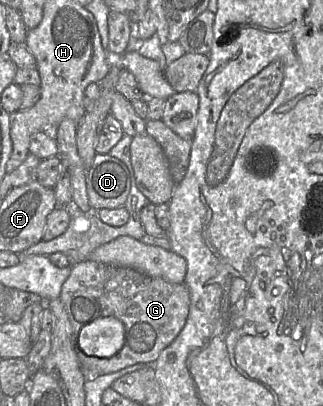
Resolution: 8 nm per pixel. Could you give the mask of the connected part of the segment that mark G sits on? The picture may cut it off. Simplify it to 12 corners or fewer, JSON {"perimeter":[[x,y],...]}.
{"perimeter":[[92,260],[71,267],[60,299],[73,346],[113,316],[114,356],[76,351],[87,377],[154,363],[180,333],[185,283]]}

